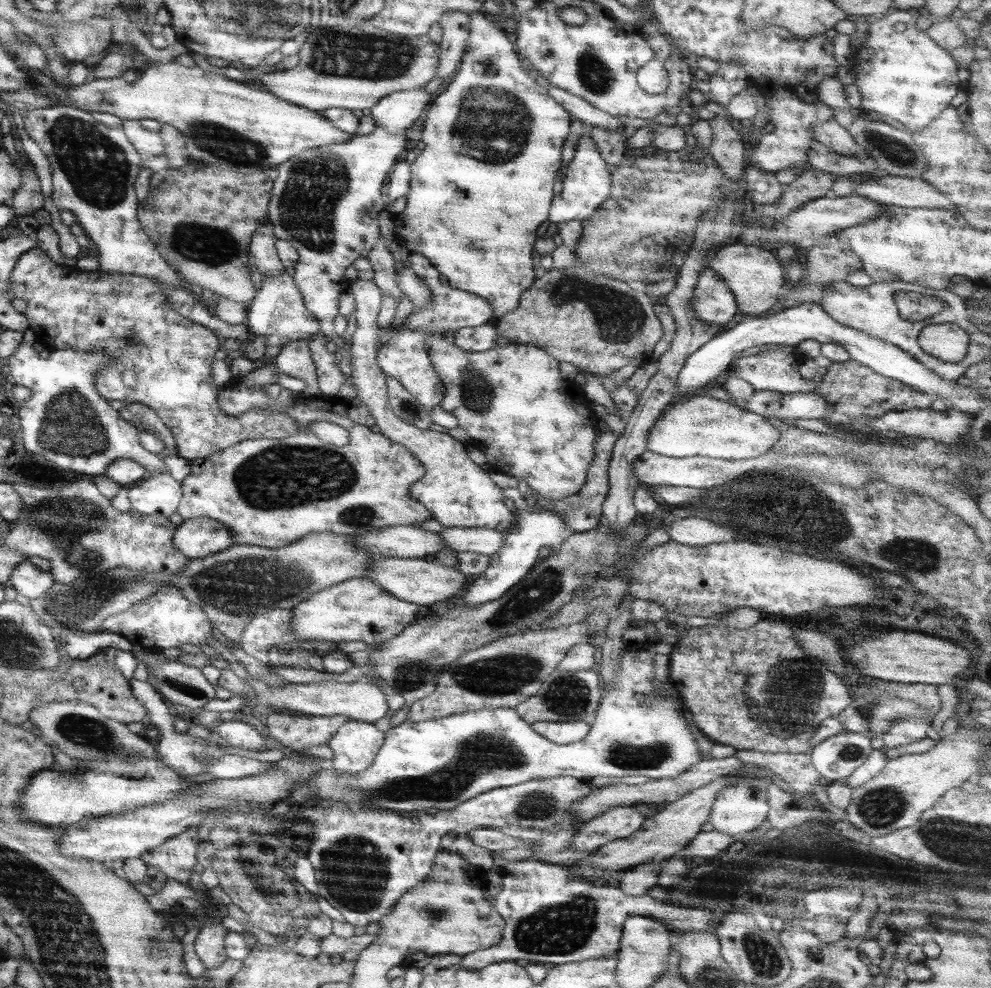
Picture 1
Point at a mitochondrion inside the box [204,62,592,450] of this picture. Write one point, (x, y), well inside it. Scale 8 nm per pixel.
(306, 209)

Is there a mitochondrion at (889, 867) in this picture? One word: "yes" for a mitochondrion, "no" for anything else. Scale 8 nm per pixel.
no

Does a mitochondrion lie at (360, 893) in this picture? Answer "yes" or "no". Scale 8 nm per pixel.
yes

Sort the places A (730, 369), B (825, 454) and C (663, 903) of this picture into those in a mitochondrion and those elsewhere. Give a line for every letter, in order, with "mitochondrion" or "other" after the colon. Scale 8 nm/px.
A: other
B: other
C: other

